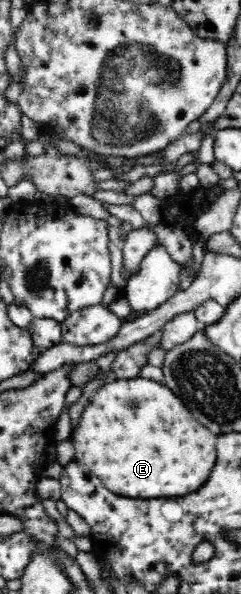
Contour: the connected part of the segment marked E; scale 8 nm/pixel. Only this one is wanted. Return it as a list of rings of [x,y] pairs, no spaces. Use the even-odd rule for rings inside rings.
[[[142,377],[129,378],[129,379],[117,379],[113,378],[113,381],[105,383],[100,386],[90,397],[85,406],[85,410],[79,419],[77,426],[75,426],[74,435],[71,437],[72,445],[74,446],[75,456],[77,460],[81,460],[95,476],[101,478],[103,486],[107,490],[111,490],[113,494],[117,496],[125,496],[125,498],[141,498],[141,500],[147,500],[147,498],[171,498],[171,496],[185,496],[189,492],[197,492],[209,478],[215,462],[217,462],[217,450],[215,450],[215,444],[217,444],[217,436],[213,432],[209,432],[205,426],[201,426],[193,414],[185,408],[185,404],[169,390],[165,385],[161,385],[155,381],[151,381]]]

